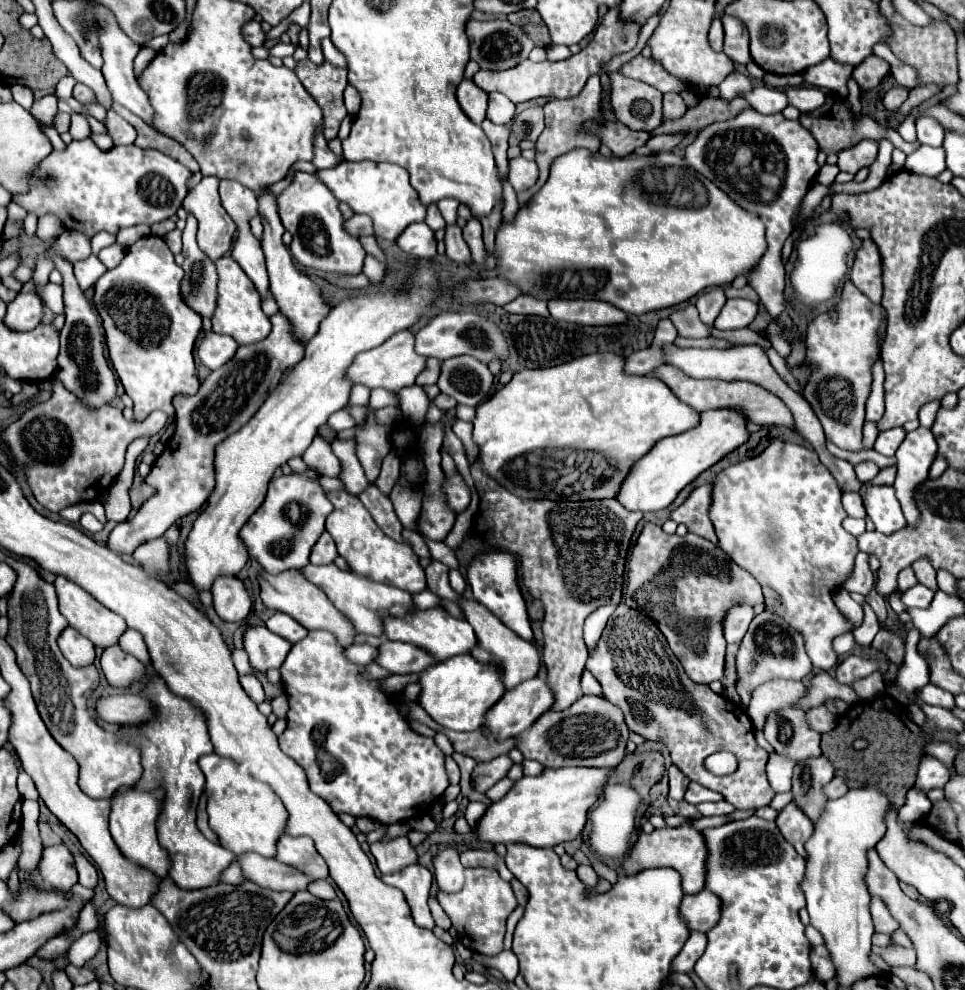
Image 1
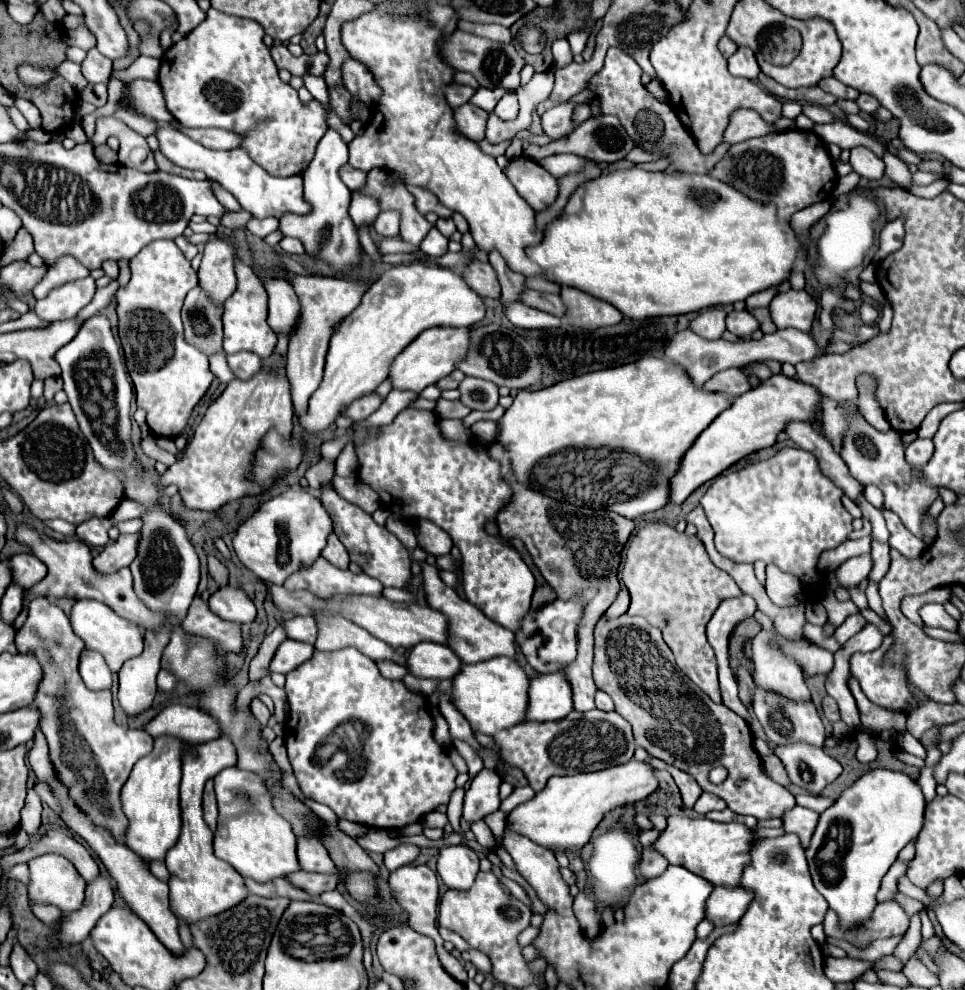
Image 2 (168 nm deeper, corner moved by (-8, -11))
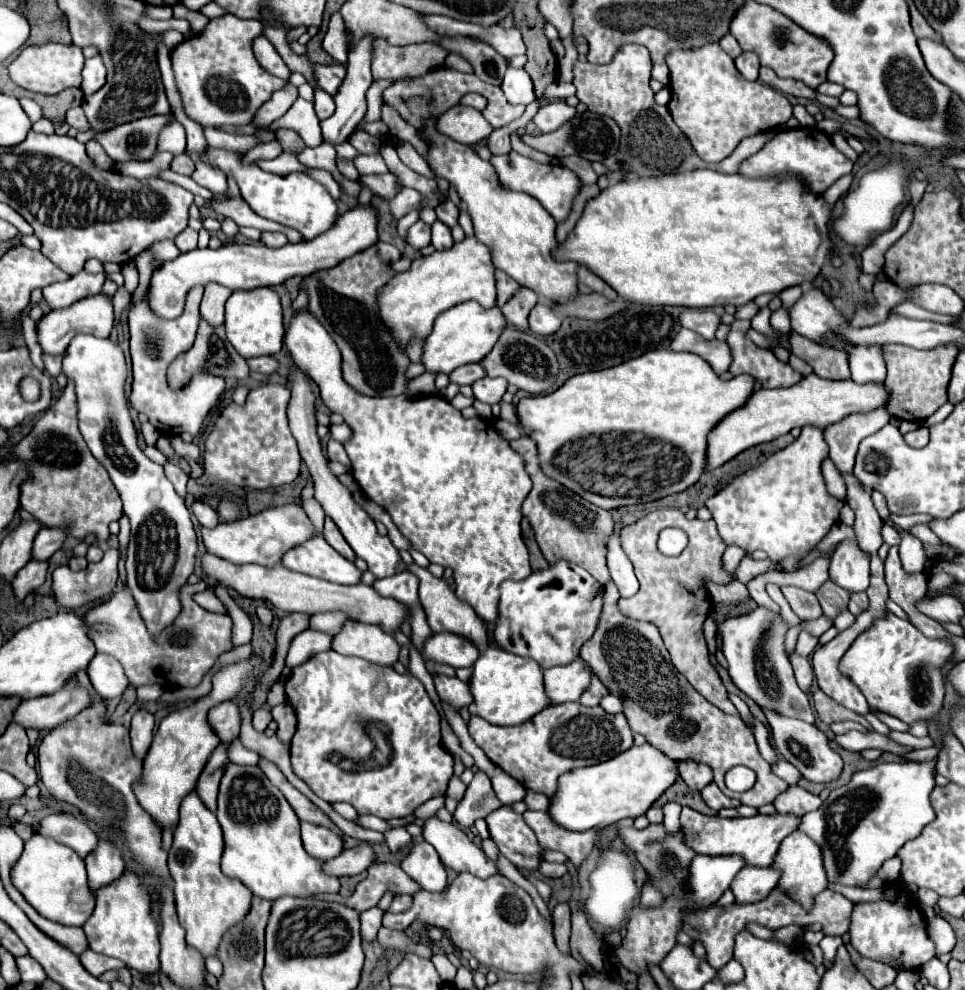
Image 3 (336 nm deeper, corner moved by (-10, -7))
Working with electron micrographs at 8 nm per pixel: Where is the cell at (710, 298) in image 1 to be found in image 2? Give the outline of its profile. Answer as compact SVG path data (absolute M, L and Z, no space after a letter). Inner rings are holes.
M720 308L706 310L690 322L690 330L706 340L718 340L726 330L726 312Z

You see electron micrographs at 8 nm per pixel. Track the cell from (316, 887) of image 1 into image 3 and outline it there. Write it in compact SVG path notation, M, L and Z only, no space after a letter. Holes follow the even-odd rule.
M228 764L224 778L220 782L220 794L218 794L218 810L216 818L224 832L224 854L222 854L222 872L230 878L238 878L246 888L250 888L252 896L264 898L264 900L276 900L280 896L296 896L296 898L308 898L316 894L336 894L340 890L338 878L326 876L322 872L322 860L310 856L302 848L300 840L300 822L296 812L290 808L288 800L262 776L262 770L258 766L240 766L240 764Z

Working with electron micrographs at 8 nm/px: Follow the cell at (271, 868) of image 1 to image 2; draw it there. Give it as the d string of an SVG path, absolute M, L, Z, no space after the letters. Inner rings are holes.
M292 872L292 876L284 876L290 884L294 884L296 888L308 892L310 896L320 896L326 890L334 890L338 884L338 876L324 876L324 874L310 874L310 872Z

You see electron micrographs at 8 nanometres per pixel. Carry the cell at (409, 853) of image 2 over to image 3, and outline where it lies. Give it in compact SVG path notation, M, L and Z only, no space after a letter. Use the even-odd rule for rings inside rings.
M390 828L390 830L384 832L384 840L386 840L388 848L390 848L392 852L396 852L396 850L400 850L402 846L406 846L406 844L412 840L412 836L406 832L406 828Z

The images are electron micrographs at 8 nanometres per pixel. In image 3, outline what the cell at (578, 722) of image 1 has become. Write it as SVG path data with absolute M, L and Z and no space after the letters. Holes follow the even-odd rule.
M580 702L554 704L520 726L494 726L480 716L470 716L468 732L484 754L524 788L554 796L558 778L578 766L606 762L632 748L632 732L624 714L608 714L600 706L588 708Z

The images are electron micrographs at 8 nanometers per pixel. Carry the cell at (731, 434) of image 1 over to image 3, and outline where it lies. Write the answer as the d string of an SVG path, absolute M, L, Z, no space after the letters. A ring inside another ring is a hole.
M808 374L798 384L766 390L760 388L750 396L746 406L728 414L712 432L708 446L708 470L722 466L742 450L776 440L782 434L788 434L792 428L802 428L806 424L814 424L818 428L826 428L830 424L840 422L850 414L866 414L876 408L884 408L888 404L888 392L884 384L854 384L854 380L826 380L816 374Z

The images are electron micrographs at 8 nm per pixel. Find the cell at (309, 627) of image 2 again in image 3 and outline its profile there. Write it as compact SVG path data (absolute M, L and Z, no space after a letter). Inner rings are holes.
M322 612L322 614L314 614L310 618L310 628L328 632L334 636L340 632L340 628L346 620L348 620L348 616L342 616L342 612Z

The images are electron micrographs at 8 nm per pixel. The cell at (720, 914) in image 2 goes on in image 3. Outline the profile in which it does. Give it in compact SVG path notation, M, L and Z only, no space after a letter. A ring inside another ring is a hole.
M746 866L742 868L742 872L738 872L730 888L738 904L746 904L746 902L752 904L752 902L764 900L772 892L772 888L778 884L778 880L780 880L780 872L772 866L766 866L766 868Z

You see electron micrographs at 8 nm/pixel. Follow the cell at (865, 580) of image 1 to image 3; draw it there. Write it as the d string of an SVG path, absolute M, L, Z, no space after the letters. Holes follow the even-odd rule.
M828 580L816 590L816 598L822 606L824 616L834 620L842 610L846 610L848 600L850 600L850 592L846 592L844 588L840 588L832 580Z

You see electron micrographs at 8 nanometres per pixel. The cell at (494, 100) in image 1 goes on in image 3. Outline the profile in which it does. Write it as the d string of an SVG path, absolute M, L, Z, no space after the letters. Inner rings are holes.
M510 60L506 66L506 76L502 80L502 90L510 104L530 104L536 100L530 74L524 68L514 68Z

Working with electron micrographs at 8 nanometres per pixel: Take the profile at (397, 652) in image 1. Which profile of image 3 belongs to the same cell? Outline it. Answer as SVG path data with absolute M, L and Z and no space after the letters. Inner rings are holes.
M440 632L432 634L424 644L424 658L440 664L450 664L454 668L470 668L480 656L480 648L474 646L472 640L452 634Z

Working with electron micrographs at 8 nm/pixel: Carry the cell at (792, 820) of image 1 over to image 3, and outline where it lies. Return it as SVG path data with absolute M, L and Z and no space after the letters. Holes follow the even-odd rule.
M788 786L786 792L782 792L782 796L778 796L774 800L774 808L778 812L792 812L796 816L804 816L810 810L816 810L822 804L822 800L814 794L810 794L808 790L804 790L802 786Z

